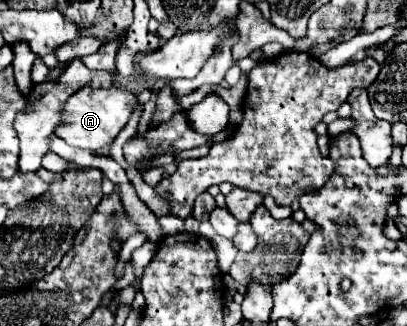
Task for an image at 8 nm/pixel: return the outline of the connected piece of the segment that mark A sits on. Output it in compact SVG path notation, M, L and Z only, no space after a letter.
M82 87L64 103L62 119L60 125L56 127L56 135L64 139L68 145L96 151L102 149L104 145L110 145L116 139L116 135L124 129L134 109L136 109L136 95L124 89Z

